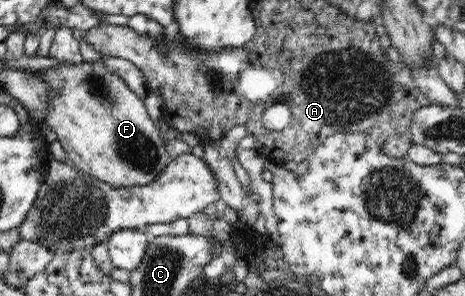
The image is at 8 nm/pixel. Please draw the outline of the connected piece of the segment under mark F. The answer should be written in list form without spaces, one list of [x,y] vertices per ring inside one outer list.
[[[102,62],[69,63],[43,74],[53,86],[46,125],[56,132],[74,168],[112,188],[136,188],[154,182],[173,162],[142,99]]]

